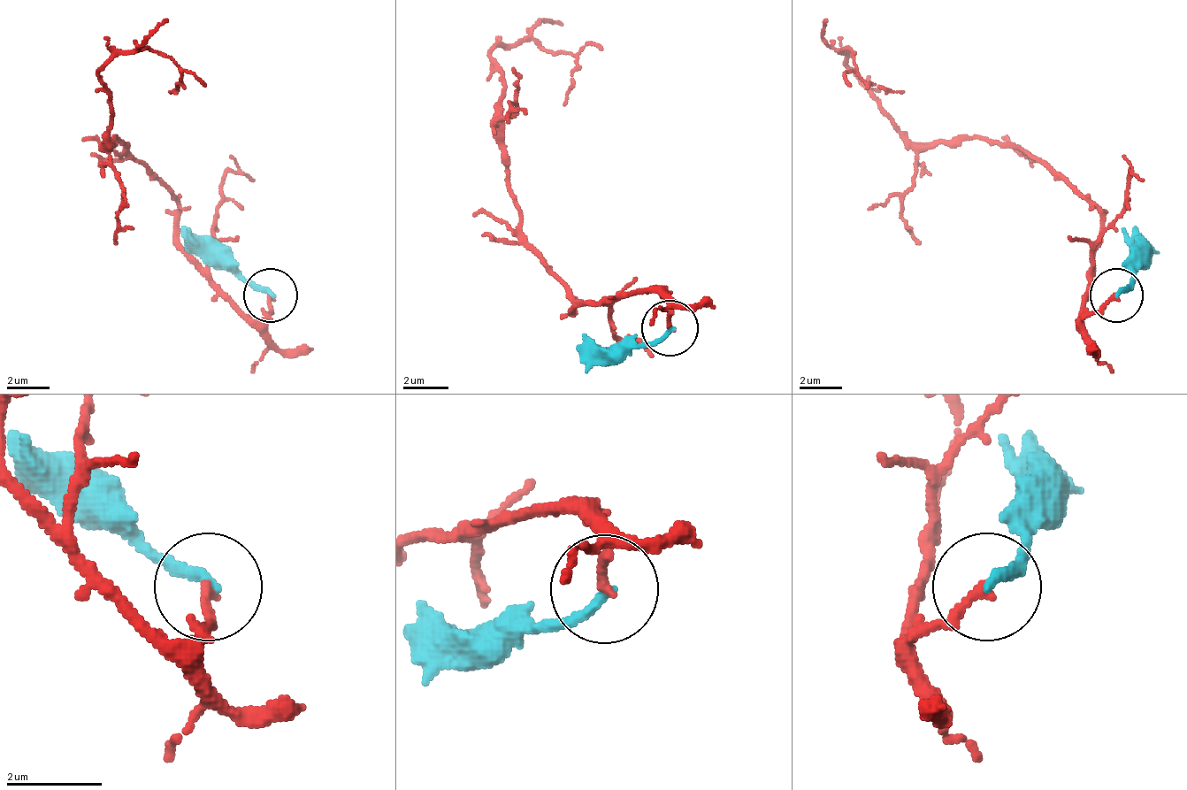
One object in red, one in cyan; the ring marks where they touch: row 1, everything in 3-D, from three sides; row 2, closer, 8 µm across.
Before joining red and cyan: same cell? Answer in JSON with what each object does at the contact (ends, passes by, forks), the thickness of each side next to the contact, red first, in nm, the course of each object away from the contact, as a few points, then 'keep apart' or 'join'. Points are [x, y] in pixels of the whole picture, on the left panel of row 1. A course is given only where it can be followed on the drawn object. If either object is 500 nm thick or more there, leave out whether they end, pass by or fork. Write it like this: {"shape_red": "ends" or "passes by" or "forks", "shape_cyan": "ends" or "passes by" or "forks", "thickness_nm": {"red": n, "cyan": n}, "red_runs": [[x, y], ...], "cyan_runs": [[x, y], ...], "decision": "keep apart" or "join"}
{"shape_red": "ends", "shape_cyan": "ends", "thickness_nm": {"red": 200, "cyan": 220}, "red_runs": [[271, 296], [250, 318], [180, 243], [175, 200], [105, 141], [105, 66], [159, 49], [180, 77], [170, 93]], "cyan_runs": [[271, 296], [239, 280], [180, 226]], "decision": "keep apart"}

